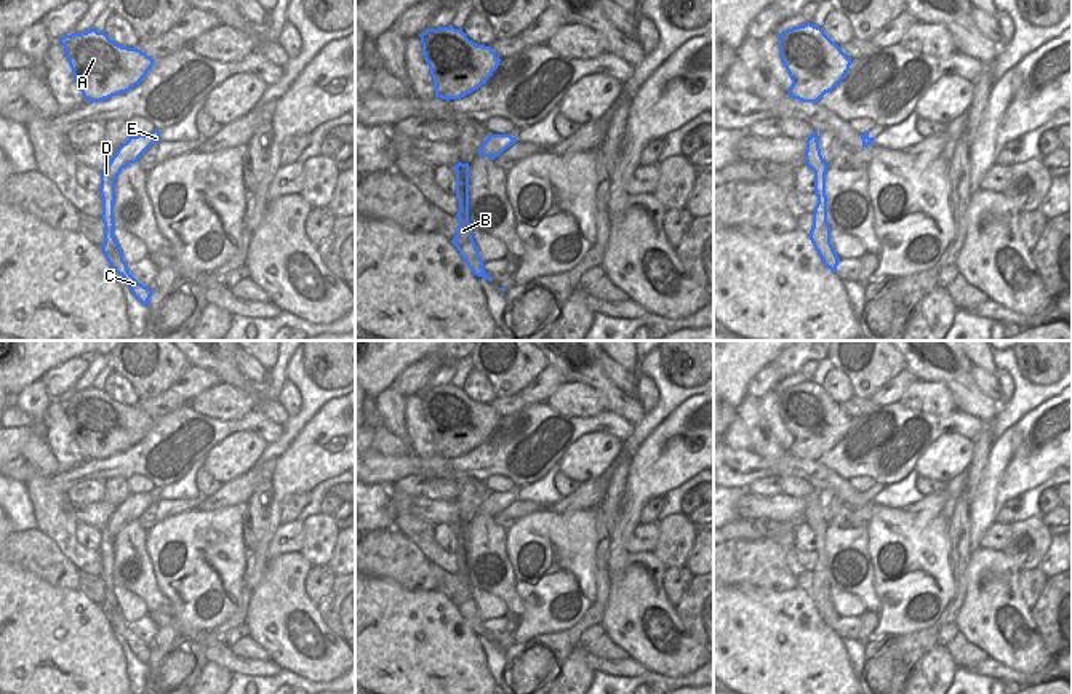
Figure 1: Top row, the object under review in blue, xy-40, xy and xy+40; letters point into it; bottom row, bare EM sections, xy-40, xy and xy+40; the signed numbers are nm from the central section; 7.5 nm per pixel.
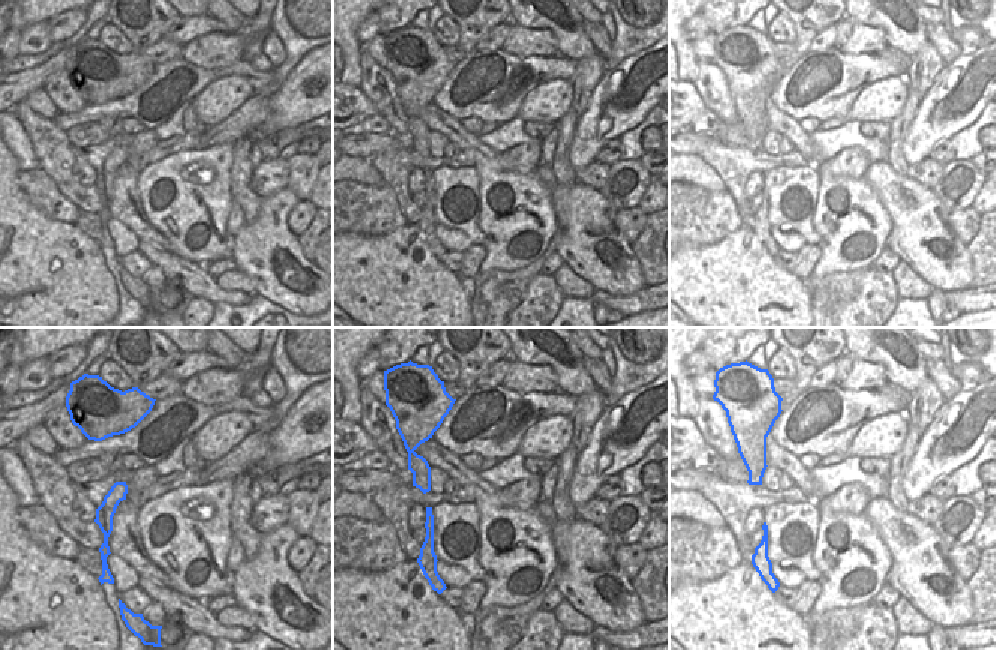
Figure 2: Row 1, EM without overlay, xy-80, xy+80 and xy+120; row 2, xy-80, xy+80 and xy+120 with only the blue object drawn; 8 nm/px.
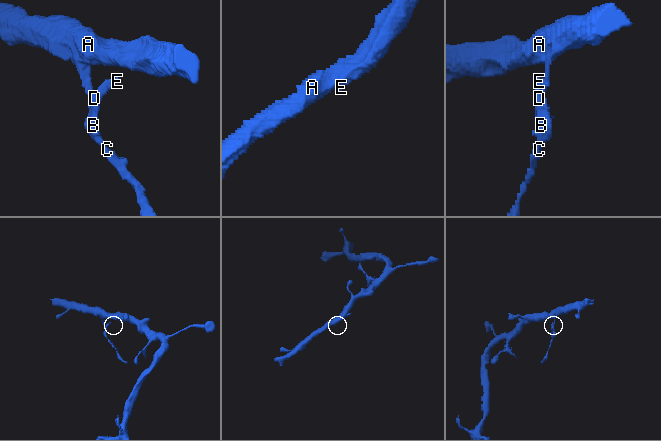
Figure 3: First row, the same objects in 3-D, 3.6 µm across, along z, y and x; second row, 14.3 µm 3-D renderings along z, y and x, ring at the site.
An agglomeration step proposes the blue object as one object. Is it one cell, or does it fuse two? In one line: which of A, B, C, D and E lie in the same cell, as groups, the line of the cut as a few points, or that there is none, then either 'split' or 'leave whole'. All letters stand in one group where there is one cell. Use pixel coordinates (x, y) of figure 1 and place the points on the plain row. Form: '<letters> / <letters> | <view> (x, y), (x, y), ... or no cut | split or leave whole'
A / B C D E | xy+40 (824, 520), (815, 531) | split

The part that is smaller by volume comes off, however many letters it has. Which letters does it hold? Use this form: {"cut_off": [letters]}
{"cut_off": ["B", "C", "D", "E"]}

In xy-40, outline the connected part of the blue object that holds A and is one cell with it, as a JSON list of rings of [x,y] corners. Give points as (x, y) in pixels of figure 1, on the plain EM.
[[[93,385],[64,393],[59,401],[88,461],[101,461],[130,449],[154,424],[154,417],[141,408],[122,405]]]

